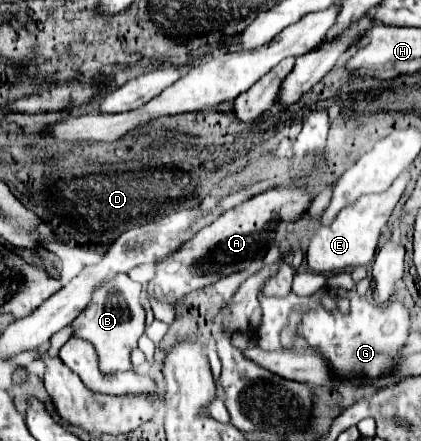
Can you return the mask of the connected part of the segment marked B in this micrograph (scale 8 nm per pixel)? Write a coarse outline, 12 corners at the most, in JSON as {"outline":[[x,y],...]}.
{"outline":[[119,274],[73,322],[105,376],[133,370],[141,284]]}

